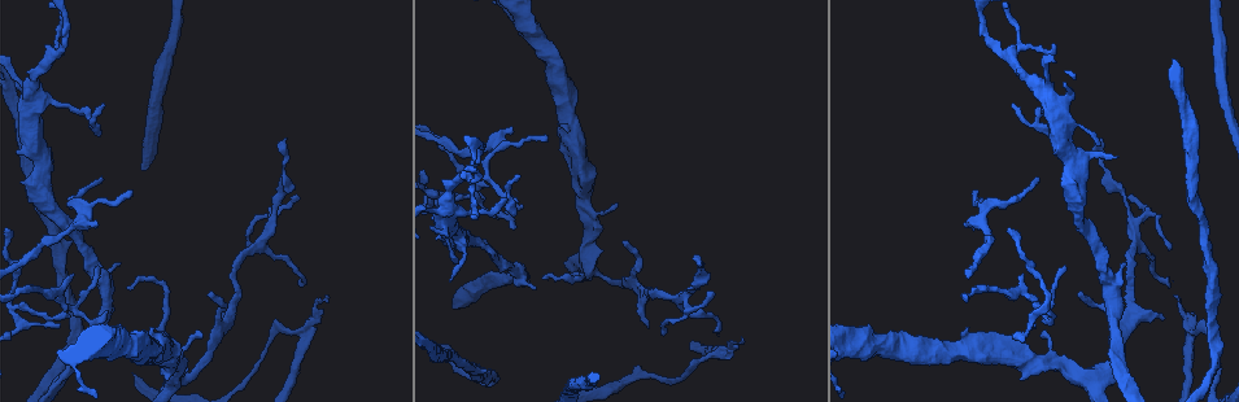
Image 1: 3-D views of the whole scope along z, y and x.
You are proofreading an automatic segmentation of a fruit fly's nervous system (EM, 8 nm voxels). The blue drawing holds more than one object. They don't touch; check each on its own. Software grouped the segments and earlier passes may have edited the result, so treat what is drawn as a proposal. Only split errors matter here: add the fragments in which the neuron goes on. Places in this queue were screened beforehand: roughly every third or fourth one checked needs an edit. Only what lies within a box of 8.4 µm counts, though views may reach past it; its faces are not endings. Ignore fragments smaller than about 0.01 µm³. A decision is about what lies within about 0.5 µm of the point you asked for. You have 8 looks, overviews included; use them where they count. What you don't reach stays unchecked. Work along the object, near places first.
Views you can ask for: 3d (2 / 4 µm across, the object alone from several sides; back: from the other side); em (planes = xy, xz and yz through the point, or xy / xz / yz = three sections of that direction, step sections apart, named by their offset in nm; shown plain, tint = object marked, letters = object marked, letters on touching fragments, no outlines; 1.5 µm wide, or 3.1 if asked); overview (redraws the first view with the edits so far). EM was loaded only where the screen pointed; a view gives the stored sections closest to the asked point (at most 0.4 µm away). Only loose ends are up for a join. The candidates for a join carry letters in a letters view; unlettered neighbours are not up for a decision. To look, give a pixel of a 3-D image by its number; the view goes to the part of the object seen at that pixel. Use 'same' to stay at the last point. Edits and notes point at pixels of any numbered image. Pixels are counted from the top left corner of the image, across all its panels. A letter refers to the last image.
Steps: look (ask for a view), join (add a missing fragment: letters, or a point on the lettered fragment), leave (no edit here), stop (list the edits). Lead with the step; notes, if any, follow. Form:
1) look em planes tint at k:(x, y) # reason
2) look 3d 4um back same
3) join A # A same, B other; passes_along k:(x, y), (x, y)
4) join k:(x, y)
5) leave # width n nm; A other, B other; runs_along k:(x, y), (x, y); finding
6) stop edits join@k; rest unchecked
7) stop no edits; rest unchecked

look 3d 2um at 1:(1164, 319) # an open end

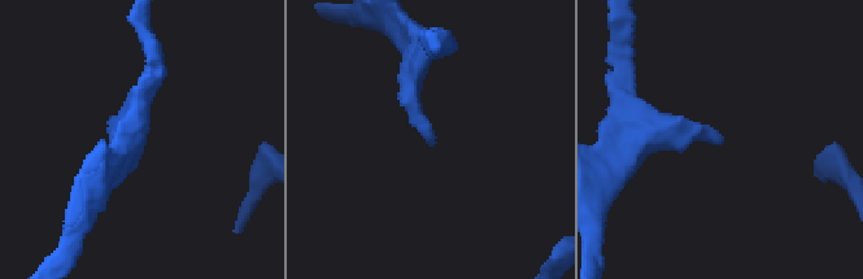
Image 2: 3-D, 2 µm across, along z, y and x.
look em planes tint at 2:(432, 146)

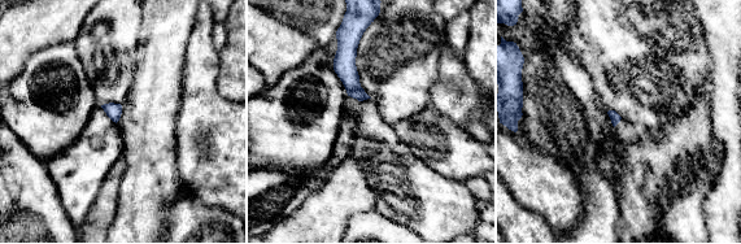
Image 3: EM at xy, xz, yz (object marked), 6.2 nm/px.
look em planes letters same # see the neighbours

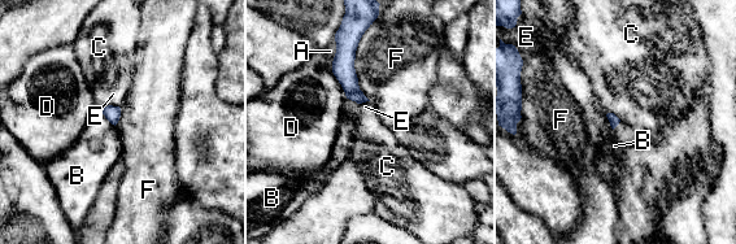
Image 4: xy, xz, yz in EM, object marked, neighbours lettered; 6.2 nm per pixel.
leave # longest_contact F 420 nm; A other, B other, C other, D other, E other, F other; no lettered fragment goes on from it

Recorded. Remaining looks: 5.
look em planes tint at 1:(518, 174) # an open end

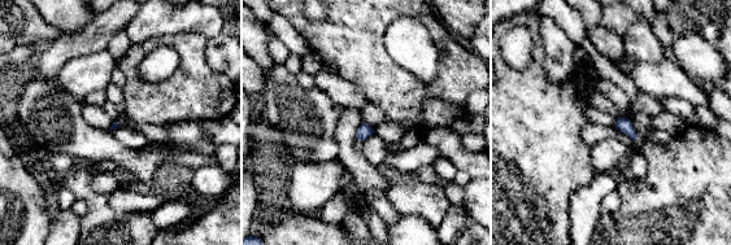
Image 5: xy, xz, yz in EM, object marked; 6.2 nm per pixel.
look em planes letters same

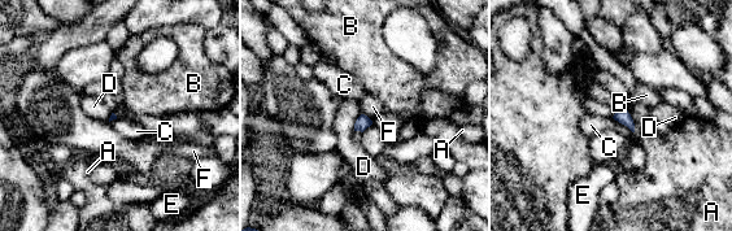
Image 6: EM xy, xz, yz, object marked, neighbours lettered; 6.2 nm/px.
leave # longest_contact C 160 nm; A other, B other, C other, D other, E other, F other; border 6:(362, 113), (370, 120); no lettered fragment goes on from it

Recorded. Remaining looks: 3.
look 3d 4um at 1:(130, 291) # free end

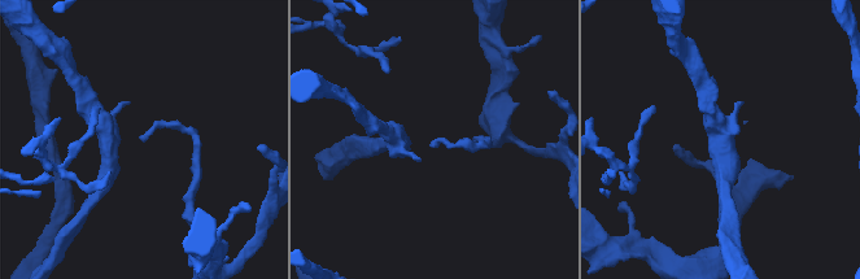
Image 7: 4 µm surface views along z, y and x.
look em planes letters at 7:(144, 141) # now the EM

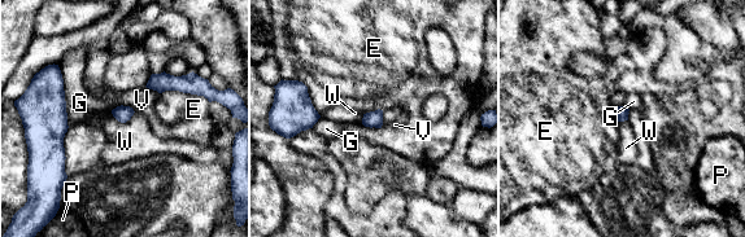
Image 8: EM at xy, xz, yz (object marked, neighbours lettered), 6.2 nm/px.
leave # width 90 nm; E other, G other, P other, V other, W other; border 8:(135, 112), (125, 122), (110, 113); none of them fits

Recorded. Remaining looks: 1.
stop no edits; rest unchecked

